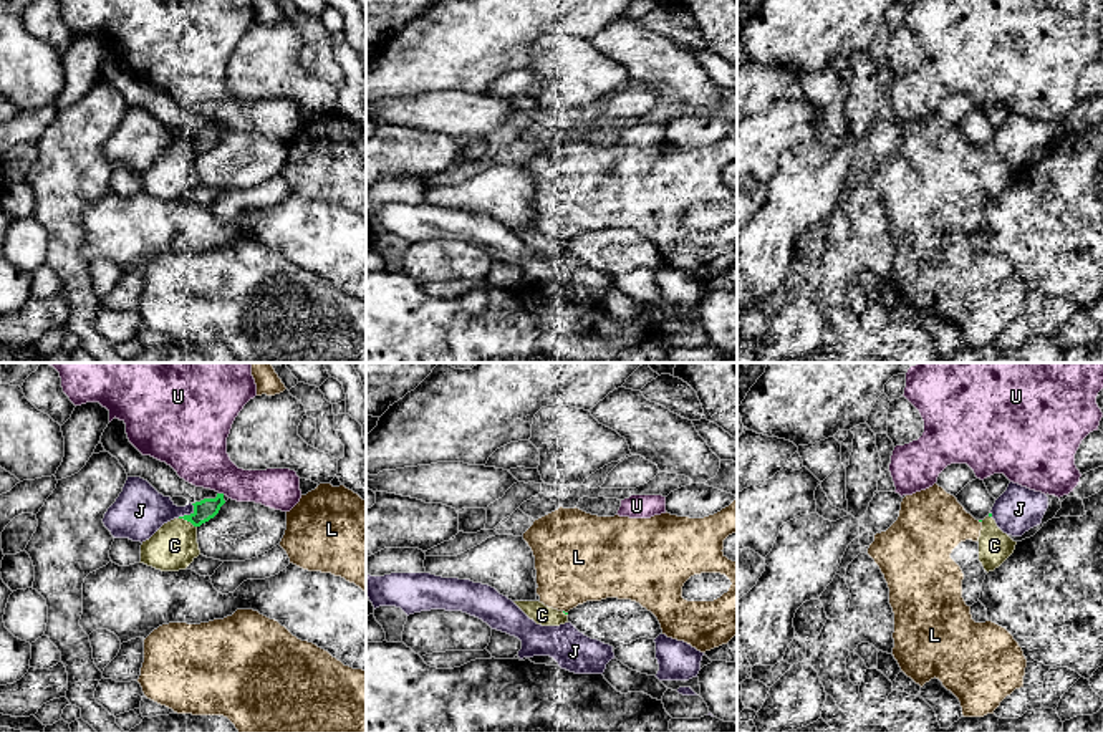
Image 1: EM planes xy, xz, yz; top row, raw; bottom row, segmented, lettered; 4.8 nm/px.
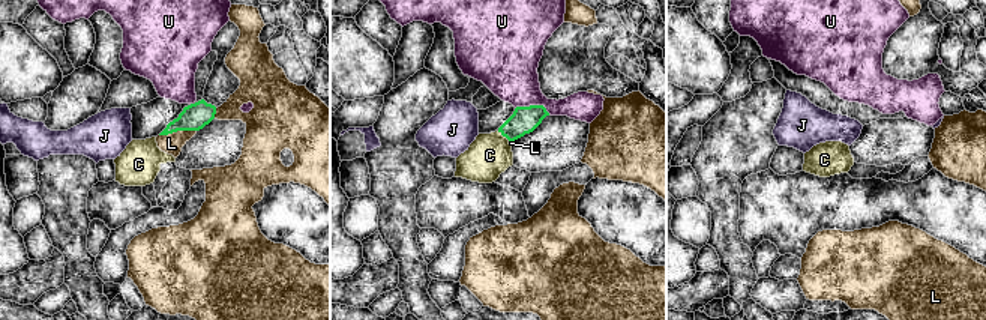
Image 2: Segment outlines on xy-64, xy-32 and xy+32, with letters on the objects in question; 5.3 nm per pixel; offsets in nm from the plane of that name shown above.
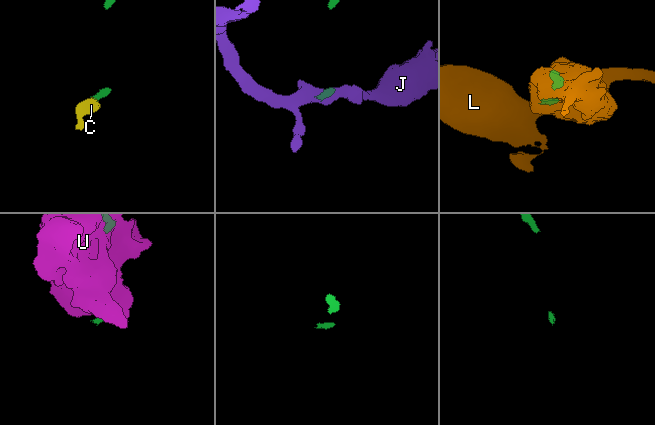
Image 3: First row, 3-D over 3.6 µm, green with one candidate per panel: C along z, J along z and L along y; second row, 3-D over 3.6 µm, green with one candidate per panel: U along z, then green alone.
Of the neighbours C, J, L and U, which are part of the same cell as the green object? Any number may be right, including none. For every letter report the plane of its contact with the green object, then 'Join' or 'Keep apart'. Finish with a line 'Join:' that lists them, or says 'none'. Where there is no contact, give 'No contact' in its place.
C: Touches green in xy. Join
J: Touches green in xy. Keep apart
L: Touches green in xz. Keep apart
U: Touches green in xy. Keep apart
Join: C

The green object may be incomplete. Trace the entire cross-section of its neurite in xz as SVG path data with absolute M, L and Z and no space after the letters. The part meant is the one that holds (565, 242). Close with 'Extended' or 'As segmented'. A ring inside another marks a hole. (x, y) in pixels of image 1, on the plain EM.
M513 230L530 248L542 255L568 252L568 242L545 235L540 230Z. Extended

